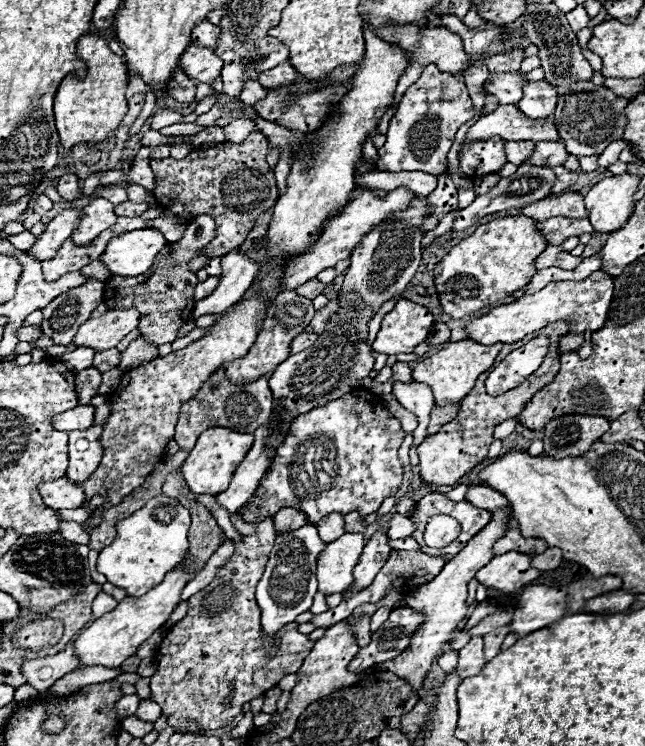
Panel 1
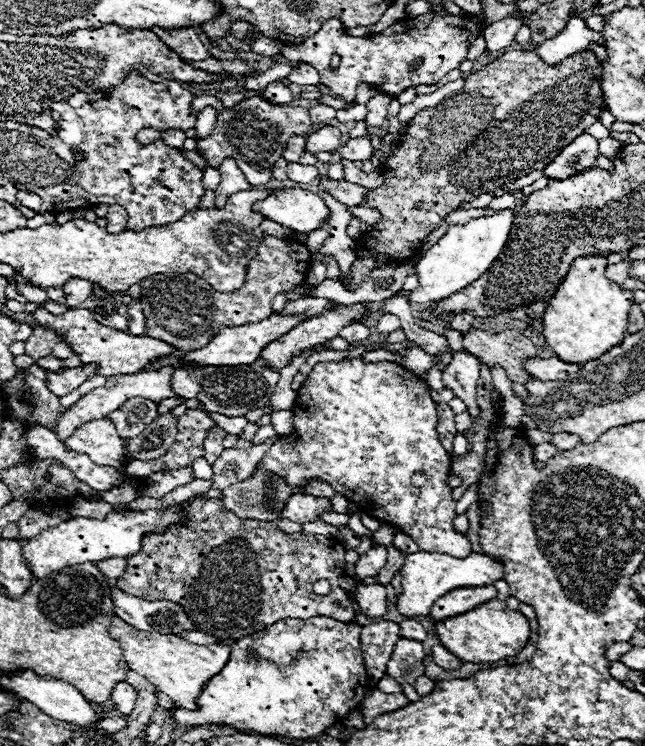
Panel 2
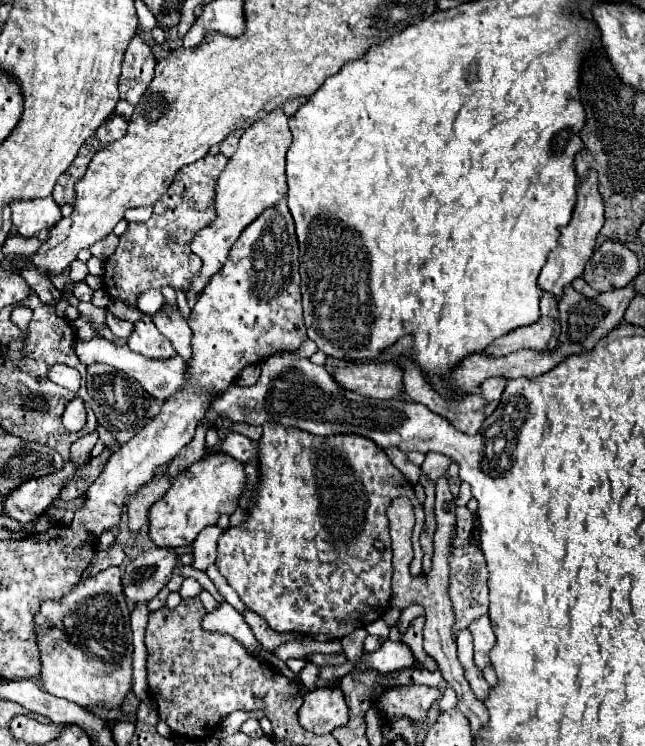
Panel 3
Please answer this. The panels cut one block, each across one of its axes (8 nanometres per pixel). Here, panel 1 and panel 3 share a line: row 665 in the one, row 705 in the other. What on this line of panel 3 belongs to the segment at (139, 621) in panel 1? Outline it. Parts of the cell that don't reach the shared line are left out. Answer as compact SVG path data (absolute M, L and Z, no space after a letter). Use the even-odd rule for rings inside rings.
M112 566L100 574L78 582L78 586L64 596L64 600L48 600L42 604L36 626L38 626L38 646L42 654L42 682L44 690L56 698L70 700L78 706L92 708L100 706L104 710L120 708L132 690L132 632L130 632L130 614L120 588L120 568Z

